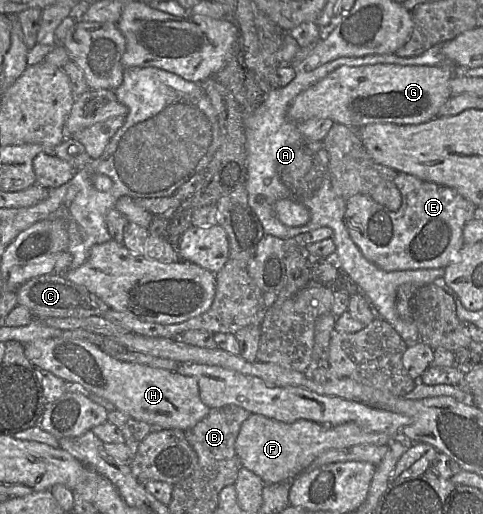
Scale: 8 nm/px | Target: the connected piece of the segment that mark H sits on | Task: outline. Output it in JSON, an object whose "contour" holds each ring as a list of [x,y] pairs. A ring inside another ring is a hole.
{"contour":[[[71,338],[37,339],[24,345],[24,354],[34,367],[47,370],[65,382],[81,384],[89,392],[113,403],[116,409],[148,423],[154,430],[180,429],[186,432],[210,412],[200,398],[197,378],[119,361],[90,342]]]}

